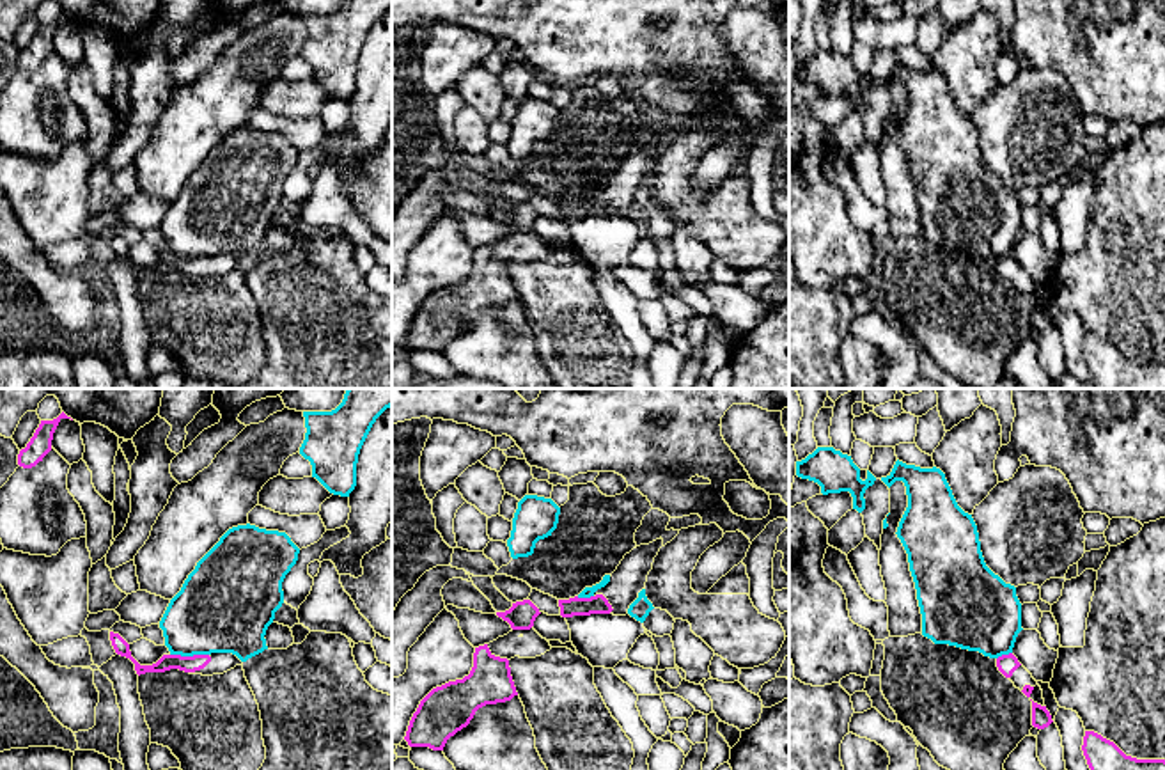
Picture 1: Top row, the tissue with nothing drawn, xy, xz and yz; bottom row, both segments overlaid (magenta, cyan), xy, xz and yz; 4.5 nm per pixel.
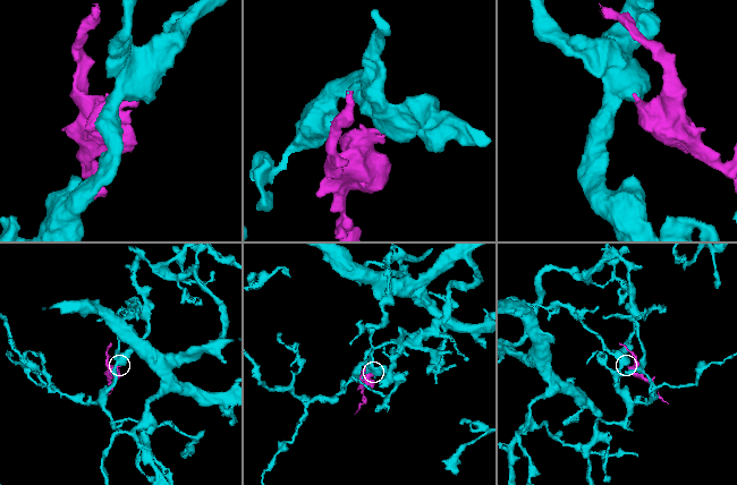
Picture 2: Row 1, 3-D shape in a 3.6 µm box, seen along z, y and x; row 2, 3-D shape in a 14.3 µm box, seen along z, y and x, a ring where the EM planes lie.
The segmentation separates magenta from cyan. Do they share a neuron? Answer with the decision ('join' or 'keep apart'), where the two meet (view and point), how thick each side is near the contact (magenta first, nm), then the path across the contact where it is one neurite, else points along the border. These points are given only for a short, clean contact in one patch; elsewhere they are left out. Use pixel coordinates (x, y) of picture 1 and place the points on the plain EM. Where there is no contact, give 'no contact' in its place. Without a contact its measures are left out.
keep apart; meets magenta in xy at (190, 259); 80 nm thick on the magenta side, 380 nm on the other

